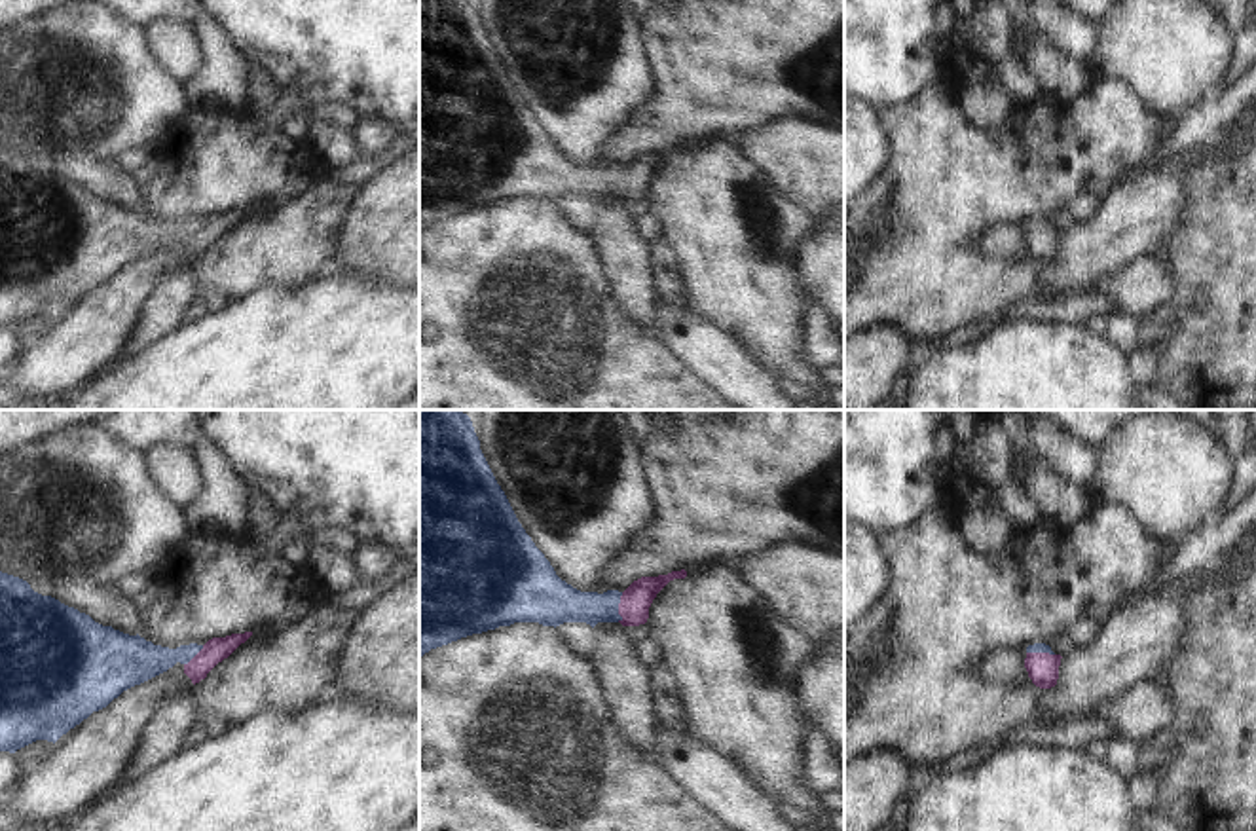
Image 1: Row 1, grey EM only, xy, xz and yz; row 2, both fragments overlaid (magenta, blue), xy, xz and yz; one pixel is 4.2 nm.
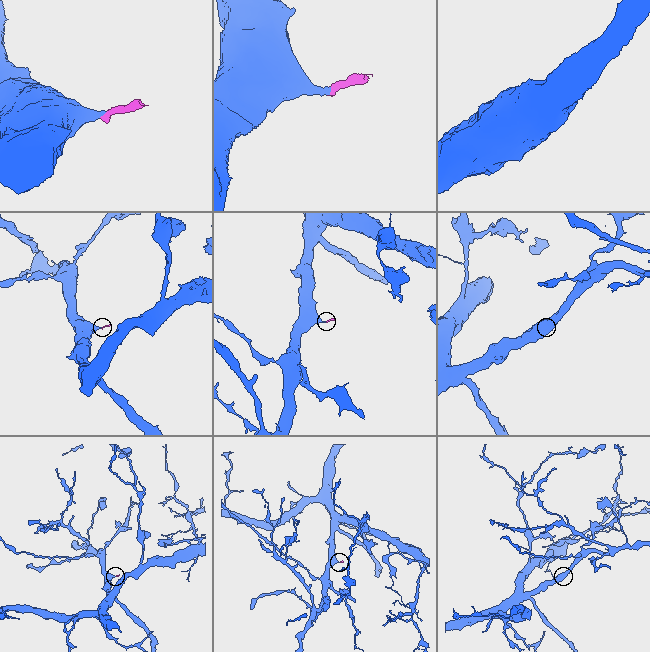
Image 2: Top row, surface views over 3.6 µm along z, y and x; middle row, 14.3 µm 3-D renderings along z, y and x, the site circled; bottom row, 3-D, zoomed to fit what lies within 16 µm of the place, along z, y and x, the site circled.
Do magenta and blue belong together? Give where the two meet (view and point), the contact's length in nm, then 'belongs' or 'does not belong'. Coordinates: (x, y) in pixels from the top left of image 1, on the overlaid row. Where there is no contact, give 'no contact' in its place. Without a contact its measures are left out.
contact xz (619, 608); length 130 nm; belongs

